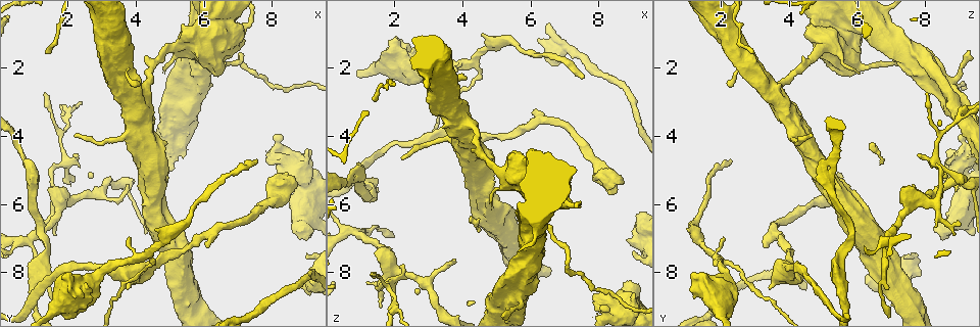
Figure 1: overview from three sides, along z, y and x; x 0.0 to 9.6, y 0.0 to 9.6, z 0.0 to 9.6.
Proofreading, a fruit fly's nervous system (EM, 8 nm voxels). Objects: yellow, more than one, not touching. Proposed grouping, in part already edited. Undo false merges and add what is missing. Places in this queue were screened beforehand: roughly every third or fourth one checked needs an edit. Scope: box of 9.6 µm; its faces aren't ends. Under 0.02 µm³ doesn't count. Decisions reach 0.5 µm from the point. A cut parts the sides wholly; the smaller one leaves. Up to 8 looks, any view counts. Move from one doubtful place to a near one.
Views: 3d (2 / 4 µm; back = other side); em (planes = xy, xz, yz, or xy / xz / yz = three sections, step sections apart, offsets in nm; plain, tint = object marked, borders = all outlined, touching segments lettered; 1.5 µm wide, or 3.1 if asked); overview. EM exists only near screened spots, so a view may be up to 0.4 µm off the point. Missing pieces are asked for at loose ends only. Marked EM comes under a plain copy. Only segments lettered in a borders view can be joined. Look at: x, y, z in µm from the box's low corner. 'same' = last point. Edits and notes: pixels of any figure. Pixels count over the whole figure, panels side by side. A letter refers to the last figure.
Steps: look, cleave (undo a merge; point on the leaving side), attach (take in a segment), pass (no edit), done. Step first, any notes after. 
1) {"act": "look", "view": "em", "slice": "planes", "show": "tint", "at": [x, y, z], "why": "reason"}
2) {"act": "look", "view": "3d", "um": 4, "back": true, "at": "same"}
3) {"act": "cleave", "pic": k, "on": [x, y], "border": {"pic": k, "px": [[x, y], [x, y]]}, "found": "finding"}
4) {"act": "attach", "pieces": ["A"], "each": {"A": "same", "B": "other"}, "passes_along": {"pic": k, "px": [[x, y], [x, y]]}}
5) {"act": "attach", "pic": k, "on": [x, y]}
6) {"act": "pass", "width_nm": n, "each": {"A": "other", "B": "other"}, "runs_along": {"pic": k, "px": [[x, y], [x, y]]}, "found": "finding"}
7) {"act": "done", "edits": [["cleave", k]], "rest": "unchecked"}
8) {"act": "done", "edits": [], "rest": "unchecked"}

{"act": "look", "view": "em", "slice": "xz", "step": 4, "show": "tint", "at": [7.55, 4.70, 2.30], "why": "thin end"}

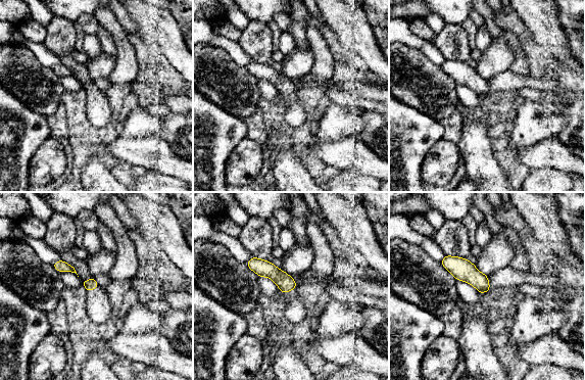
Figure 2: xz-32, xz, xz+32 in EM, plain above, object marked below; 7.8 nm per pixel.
{"act": "look", "view": "em", "slice": "planes", "show": "borders", "at": "same"}

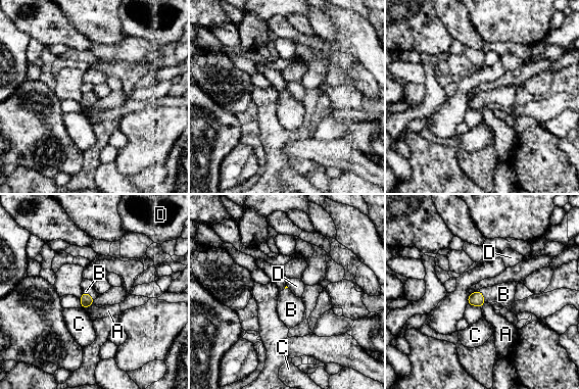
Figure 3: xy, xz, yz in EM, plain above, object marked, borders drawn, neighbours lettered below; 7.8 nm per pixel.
{"act": "attach", "pieces": ["B"], "each": {"A": "other", "B": "same", "C": "other", "D": "other"}, "passes_along": {"pic": 3, "px": [[476, 298], [482, 296], [503, 294]]}, "found": "the neuron continues"}

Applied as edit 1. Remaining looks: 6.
{"act": "look", "view": "overview"}

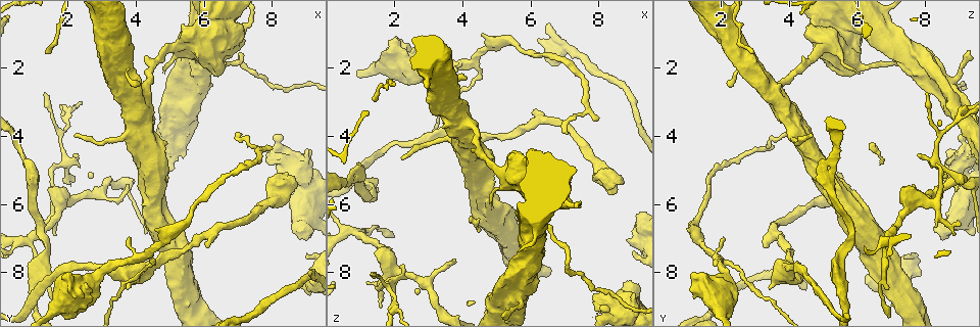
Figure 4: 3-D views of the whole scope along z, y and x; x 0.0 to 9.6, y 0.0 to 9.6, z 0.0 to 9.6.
{"act": "look", "view": "3d", "um": 4, "at": [4.85, 2.10, 6.05], "why": "tapers out"}

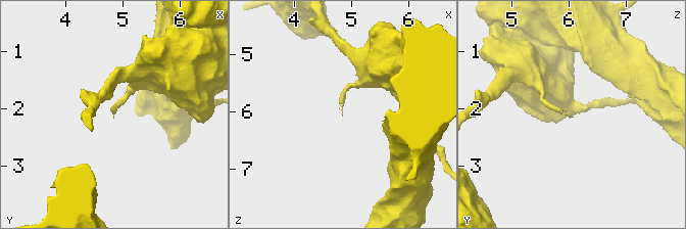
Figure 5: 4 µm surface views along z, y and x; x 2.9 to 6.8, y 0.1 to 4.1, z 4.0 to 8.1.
{"act": "look", "view": "em", "um": 3.1, "slice": "planes", "show": "borders", "at": "same", "why": "shape alone is not enough"}

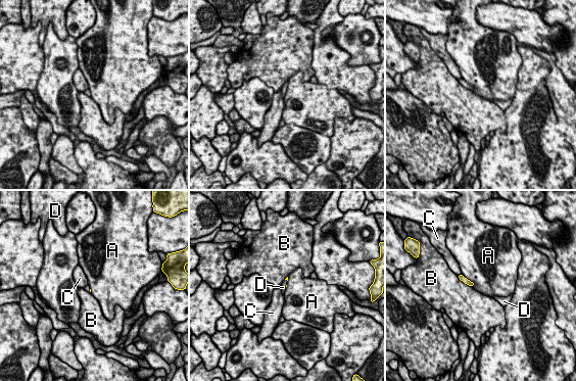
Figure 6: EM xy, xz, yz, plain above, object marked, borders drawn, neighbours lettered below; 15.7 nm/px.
{"act": "pass", "longest_contact_nm": ["B", 280], "each": {"A": "other", "B": "other", "C": "other", "D": "other"}, "border": {"pic": 6, "px": [[462, 275], [475, 284]]}, "found": "none of them fits"}

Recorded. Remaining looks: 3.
{"act": "look", "view": "em", "slice": "planes", "show": "borders", "at": [0.75, 4.70, 4.95], "why": "branch stops here"}

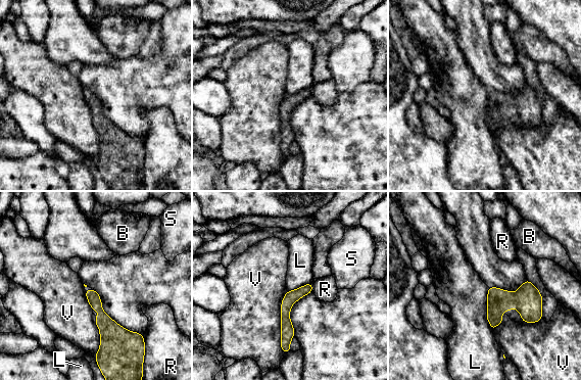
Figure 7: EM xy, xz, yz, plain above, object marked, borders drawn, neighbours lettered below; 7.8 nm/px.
{"act": "pass", "each": {"B": "other", "L": "other", "R": "other", "S": "other", "V": "other"}, "border": {"pic": 7, "px": [[487, 287], [486, 319], [492, 331]]}, "found": "no lettered segment goes on from it"}

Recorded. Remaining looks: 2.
{"act": "done", "edits": [["attach", 3]], "rest": "unchecked"}

